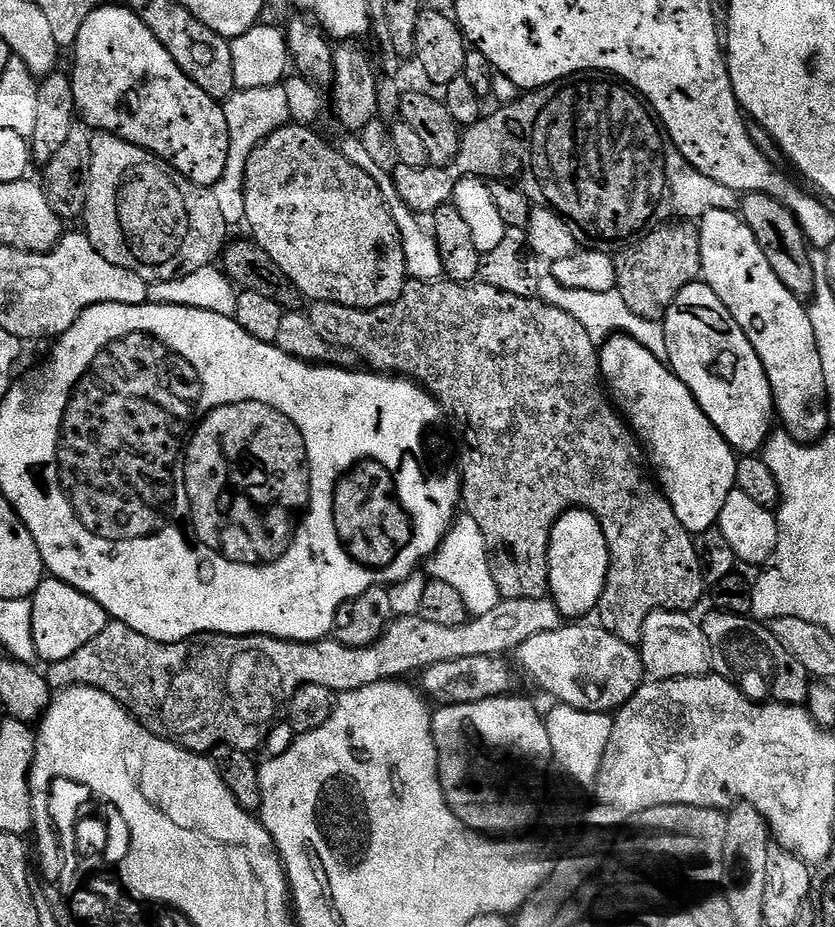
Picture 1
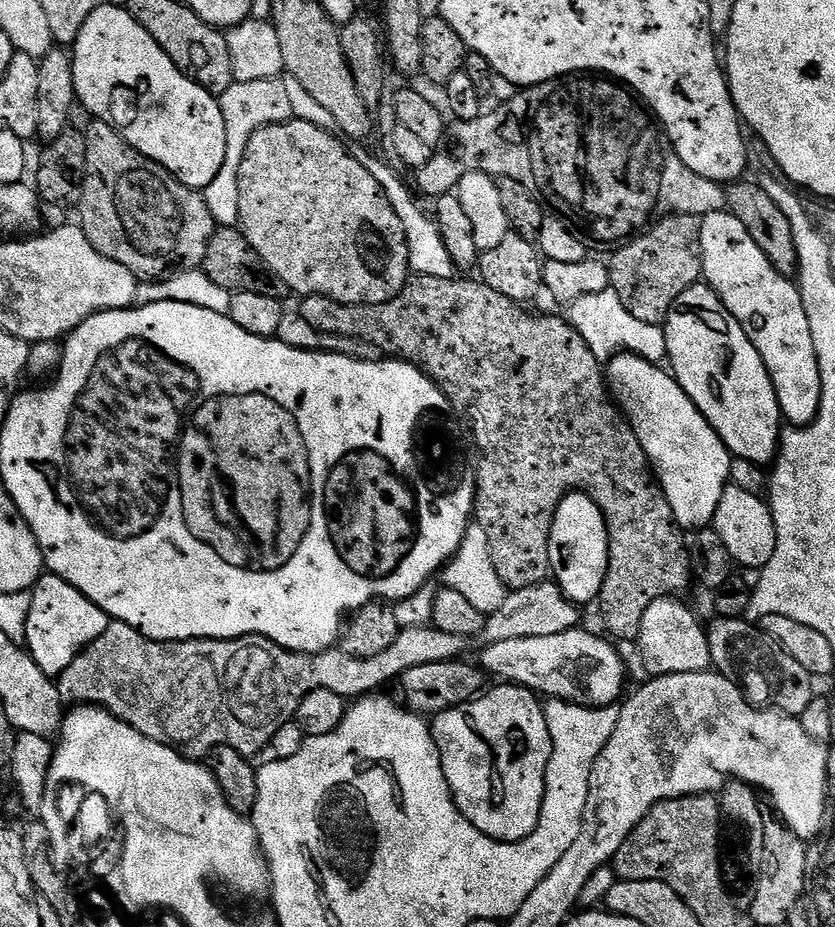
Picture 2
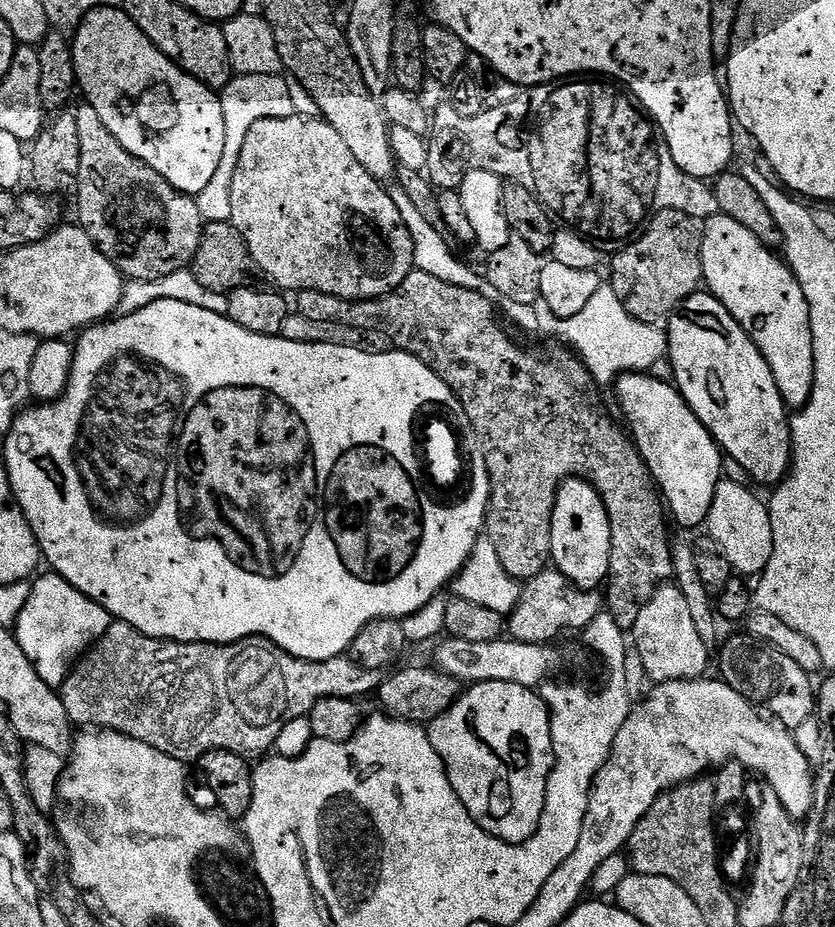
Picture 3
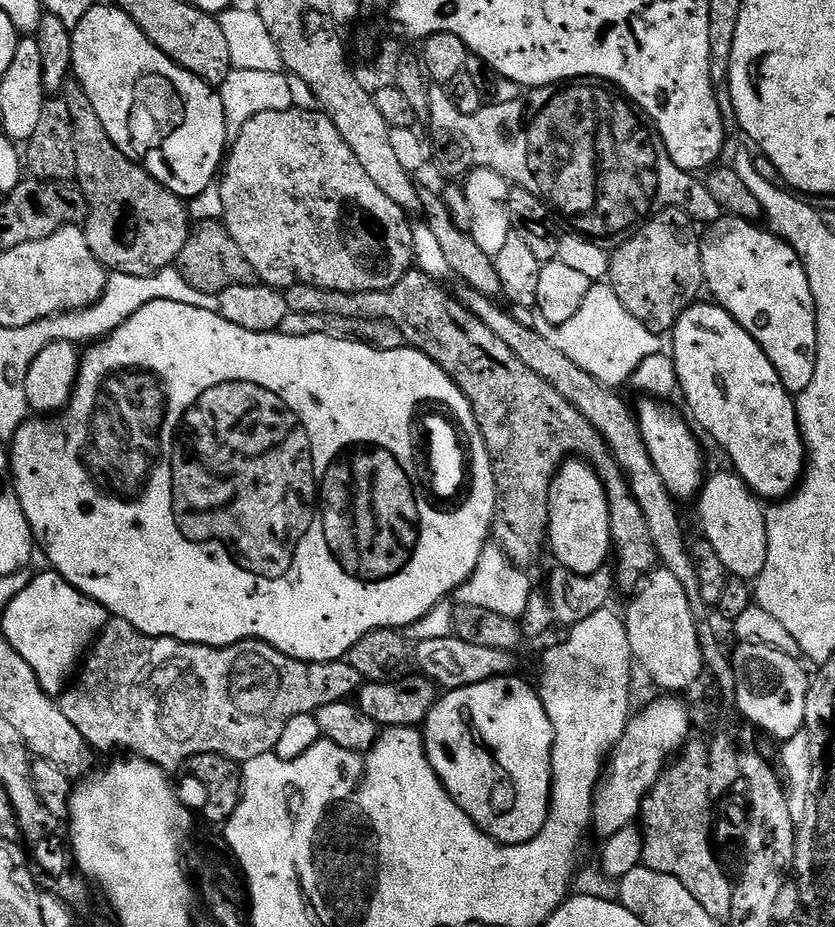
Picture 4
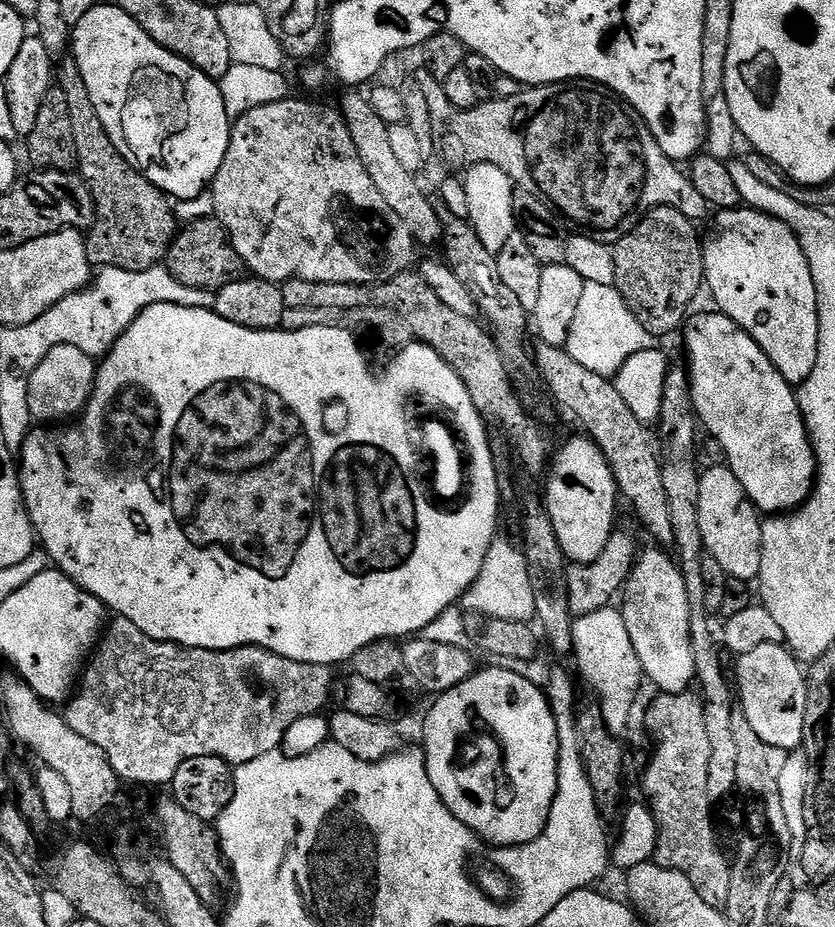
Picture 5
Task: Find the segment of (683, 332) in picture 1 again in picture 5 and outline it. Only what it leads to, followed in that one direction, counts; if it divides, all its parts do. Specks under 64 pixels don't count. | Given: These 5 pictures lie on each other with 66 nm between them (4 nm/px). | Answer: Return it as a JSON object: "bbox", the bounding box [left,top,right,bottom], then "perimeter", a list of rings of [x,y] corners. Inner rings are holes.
{"bbox":[684,310,816,514],"perimeter":[[[711,310],[712,312],[704,312],[701,316],[693,315],[687,321],[684,332],[684,344],[688,347],[688,361],[686,367],[688,369],[688,380],[692,384],[692,405],[696,407],[696,415],[699,423],[702,425],[709,437],[716,439],[722,444],[726,454],[728,455],[728,465],[732,473],[738,478],[738,482],[742,482],[742,490],[746,490],[746,494],[751,498],[753,506],[764,514],[787,514],[805,504],[808,497],[812,494],[812,489],[816,482],[816,455],[812,449],[812,439],[808,437],[808,431],[804,425],[804,419],[800,413],[800,404],[796,401],[796,392],[793,385],[786,382],[786,378],[782,378],[782,374],[778,374],[778,370],[770,362],[770,358],[766,358],[766,354],[758,346],[758,342],[754,342],[754,338],[750,338],[750,334],[746,334],[738,325],[736,325],[729,316],[724,315],[719,310]]]}

